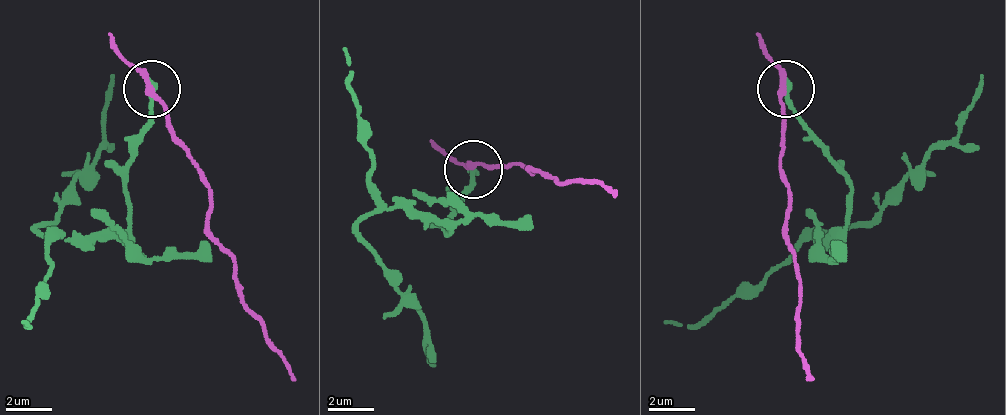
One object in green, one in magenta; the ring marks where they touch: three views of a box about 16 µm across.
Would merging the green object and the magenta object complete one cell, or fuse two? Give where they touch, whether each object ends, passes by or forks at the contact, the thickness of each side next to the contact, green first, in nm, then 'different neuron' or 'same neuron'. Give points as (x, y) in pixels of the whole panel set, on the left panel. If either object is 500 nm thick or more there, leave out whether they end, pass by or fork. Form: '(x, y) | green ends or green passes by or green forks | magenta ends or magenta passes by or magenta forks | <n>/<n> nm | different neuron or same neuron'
(151, 88) | green ends | magenta passes by | 280/220 nm | different neuron

